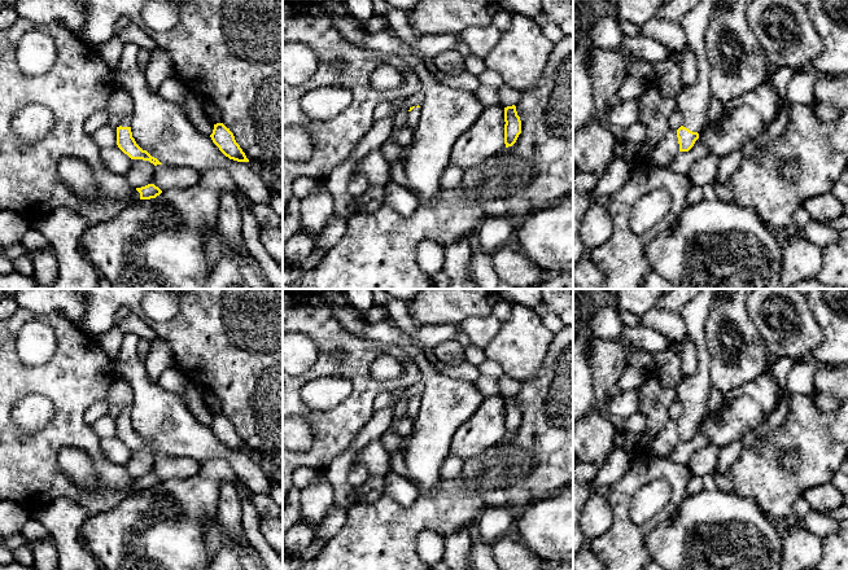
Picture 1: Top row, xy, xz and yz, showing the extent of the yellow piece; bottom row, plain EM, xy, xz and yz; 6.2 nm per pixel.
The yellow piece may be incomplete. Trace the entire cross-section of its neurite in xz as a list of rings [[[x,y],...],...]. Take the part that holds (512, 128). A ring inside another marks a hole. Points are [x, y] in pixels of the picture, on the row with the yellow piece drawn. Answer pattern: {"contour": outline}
{"contour": [[[515,105],[504,108],[504,122],[504,144],[508,148],[516,142],[521,133],[521,120]]]}

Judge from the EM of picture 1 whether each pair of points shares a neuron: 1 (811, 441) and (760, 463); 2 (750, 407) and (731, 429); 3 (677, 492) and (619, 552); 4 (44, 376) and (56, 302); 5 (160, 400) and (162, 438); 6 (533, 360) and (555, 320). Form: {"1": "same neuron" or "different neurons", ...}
{"1": "same neuron", "2": "same neuron", "3": "same neuron", "4": "different neurons", "5": "same neuron", "6": "different neurons"}

